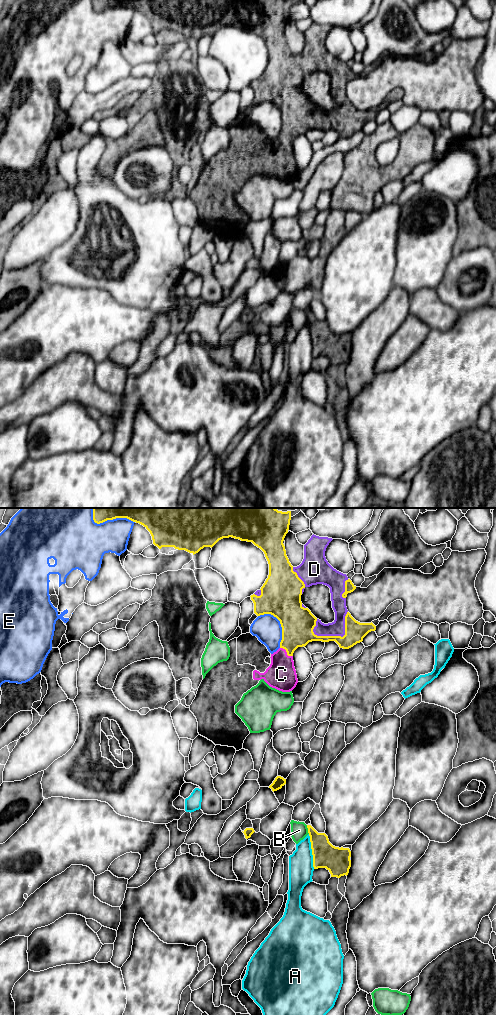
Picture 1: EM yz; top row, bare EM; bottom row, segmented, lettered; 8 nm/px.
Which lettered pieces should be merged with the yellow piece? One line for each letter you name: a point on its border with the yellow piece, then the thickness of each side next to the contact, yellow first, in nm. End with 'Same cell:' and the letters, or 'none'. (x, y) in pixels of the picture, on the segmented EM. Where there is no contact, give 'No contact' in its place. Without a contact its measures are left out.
C: Touches yellow at yz (286, 651). Thickness 260 nm (yellow) against 240 nm
D: Touches yellow at yz (340, 636). Thickness 160 nm (yellow) against 130 nm
Same cell: C, D

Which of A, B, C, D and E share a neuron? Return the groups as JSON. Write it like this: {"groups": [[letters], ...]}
{"groups": [["A"], ["B"], ["C", "D"], ["E"]]}

